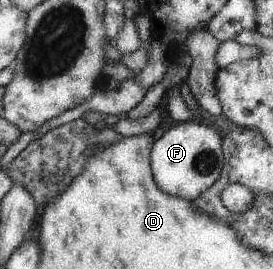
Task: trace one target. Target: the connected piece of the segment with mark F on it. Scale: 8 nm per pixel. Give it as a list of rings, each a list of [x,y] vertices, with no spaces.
[[[184,121],[170,126],[162,136],[151,144],[149,165],[156,186],[170,196],[193,201],[206,192],[220,174],[224,164],[221,137],[200,122]]]

